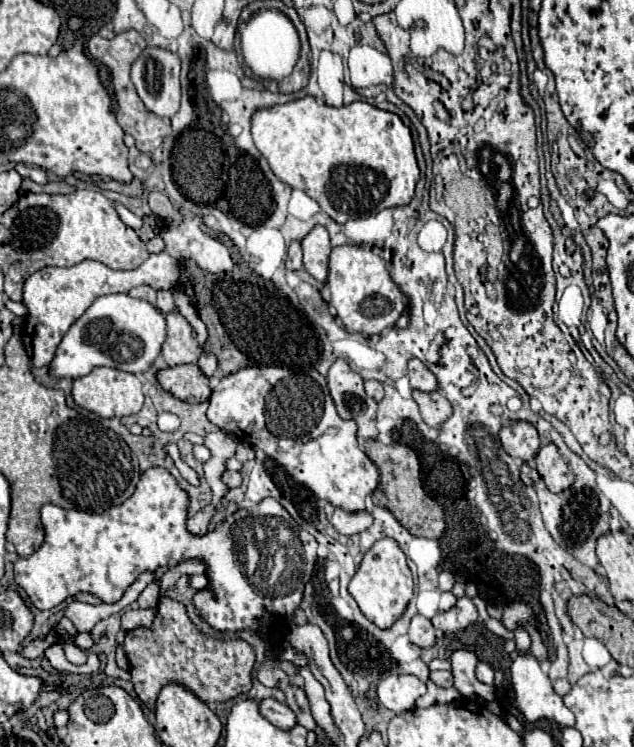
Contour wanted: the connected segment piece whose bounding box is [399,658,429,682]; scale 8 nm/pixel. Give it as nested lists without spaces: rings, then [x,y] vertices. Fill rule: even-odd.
[[[417,658],[417,660],[409,662],[409,664],[399,664],[399,672],[403,672],[403,674],[413,674],[413,676],[421,678],[423,682],[429,680],[429,666],[427,666],[421,658]]]

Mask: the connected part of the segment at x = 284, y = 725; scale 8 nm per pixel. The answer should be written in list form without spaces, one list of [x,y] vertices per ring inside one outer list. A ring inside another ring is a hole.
[[[265,698],[265,700],[261,700],[259,708],[261,708],[261,714],[281,730],[293,730],[293,726],[297,726],[297,718],[289,710],[287,704],[281,704],[273,698]]]

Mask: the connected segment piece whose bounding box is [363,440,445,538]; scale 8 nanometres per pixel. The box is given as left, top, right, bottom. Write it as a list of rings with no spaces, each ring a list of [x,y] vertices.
[[[367,440],[363,444],[365,454],[379,470],[379,486],[373,492],[373,502],[391,510],[391,514],[413,534],[423,538],[441,538],[445,532],[443,508],[423,490],[421,484],[421,466],[417,454],[405,444],[381,444],[379,440]]]

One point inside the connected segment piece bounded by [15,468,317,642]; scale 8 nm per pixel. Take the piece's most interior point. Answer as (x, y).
(103, 553)

